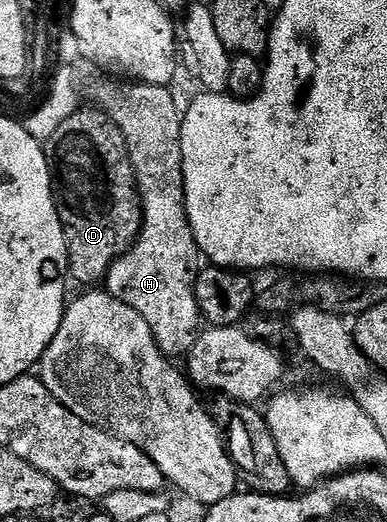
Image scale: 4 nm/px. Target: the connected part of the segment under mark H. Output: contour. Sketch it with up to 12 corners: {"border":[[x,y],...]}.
{"border":[[119,81],[96,104],[129,148],[139,236],[103,285],[186,356],[201,252],[185,211],[181,109]]}

